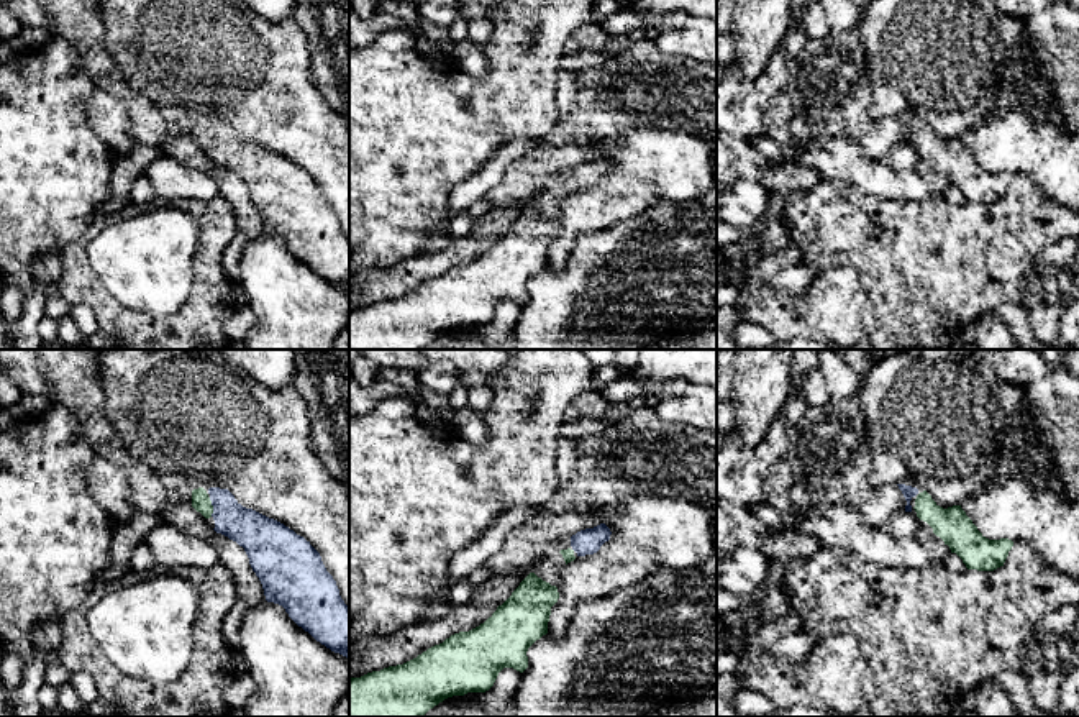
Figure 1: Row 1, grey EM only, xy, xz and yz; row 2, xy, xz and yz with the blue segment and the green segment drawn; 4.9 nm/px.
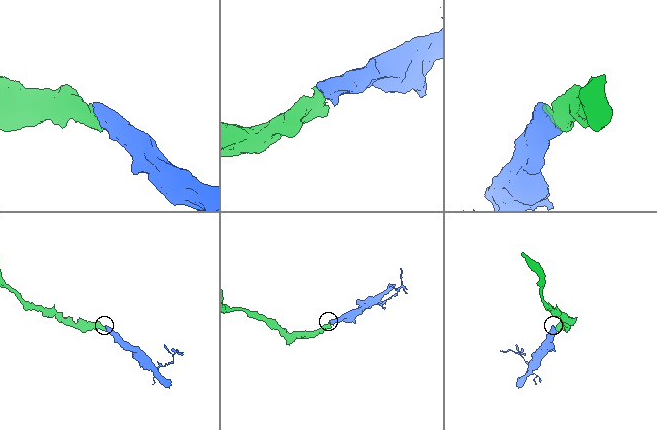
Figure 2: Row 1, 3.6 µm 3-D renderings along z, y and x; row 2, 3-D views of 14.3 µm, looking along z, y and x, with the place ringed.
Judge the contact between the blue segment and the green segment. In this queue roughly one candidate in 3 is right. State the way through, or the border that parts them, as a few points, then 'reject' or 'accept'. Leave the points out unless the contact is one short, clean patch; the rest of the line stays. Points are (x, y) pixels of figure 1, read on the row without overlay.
across xy (254, 164), (222, 140), (213, 140), (200, 133) | accept

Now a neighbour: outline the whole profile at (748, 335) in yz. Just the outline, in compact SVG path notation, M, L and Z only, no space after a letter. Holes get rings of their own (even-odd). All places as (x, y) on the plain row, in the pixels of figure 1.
M746 320L740 322L735 327L733 336L741 349L748 348L774 349L779 345L779 341L767 330Z

